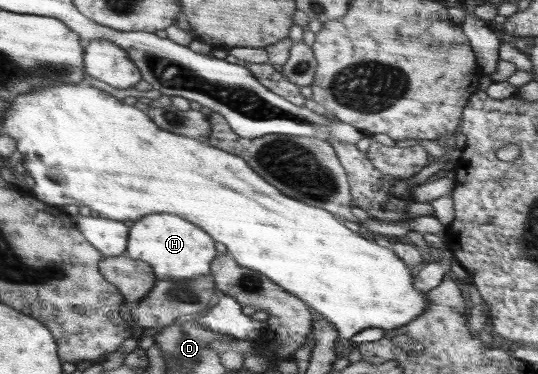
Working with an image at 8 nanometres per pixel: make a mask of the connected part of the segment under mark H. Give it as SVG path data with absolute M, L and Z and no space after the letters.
M148 214L129 227L124 254L133 260L147 262L158 281L189 279L210 274L211 262L218 256L214 242L204 230L180 216Z

